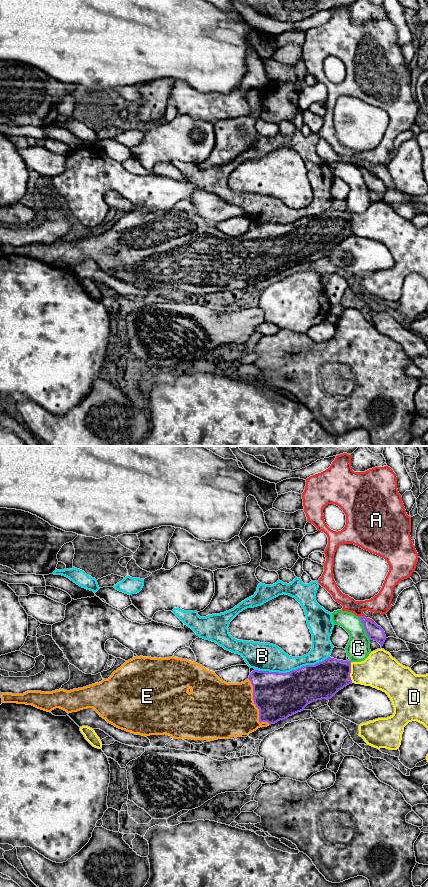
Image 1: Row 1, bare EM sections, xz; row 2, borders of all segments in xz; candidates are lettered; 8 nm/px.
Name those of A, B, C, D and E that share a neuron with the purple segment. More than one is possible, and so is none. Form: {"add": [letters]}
{"add": ["E"]}

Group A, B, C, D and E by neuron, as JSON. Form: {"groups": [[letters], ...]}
{"groups": [["A"], ["B"], ["C"], ["D"], ["E"]]}

